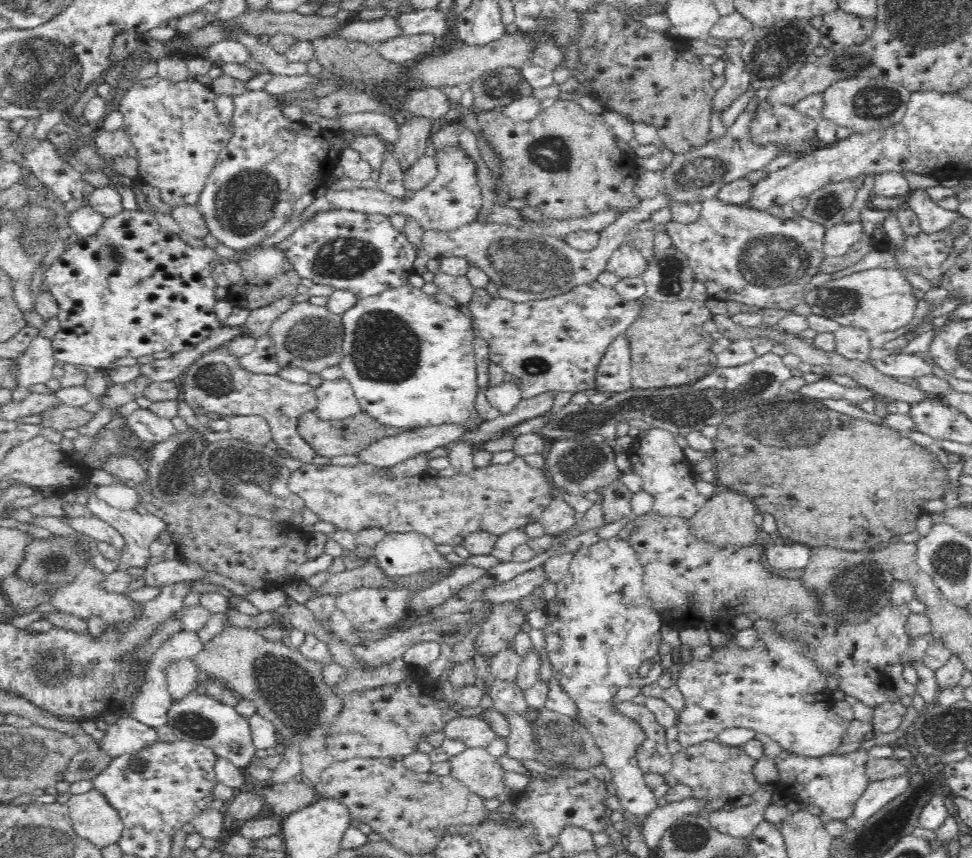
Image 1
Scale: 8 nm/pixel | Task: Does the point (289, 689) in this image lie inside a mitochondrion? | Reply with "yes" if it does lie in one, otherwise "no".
yes

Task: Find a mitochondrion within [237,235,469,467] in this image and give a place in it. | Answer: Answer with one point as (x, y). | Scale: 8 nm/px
(385, 349)

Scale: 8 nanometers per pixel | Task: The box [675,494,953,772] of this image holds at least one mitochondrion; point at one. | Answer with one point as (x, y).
(855, 586)

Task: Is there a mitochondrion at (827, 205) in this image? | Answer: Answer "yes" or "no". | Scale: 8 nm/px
yes

